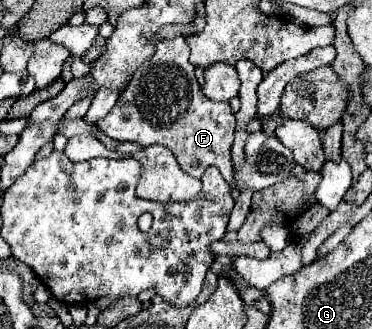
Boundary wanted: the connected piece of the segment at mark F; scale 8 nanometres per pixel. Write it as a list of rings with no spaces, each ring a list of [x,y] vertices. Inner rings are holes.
[[[185,37],[159,41],[155,55],[151,55],[133,74],[127,89],[119,95],[115,107],[105,119],[97,121],[97,127],[111,139],[131,141],[141,147],[165,145],[171,153],[177,153],[177,163],[191,177],[201,177],[209,165],[215,165],[227,183],[233,177],[231,145],[235,115],[229,103],[211,101],[199,89],[189,63],[189,47]]]

